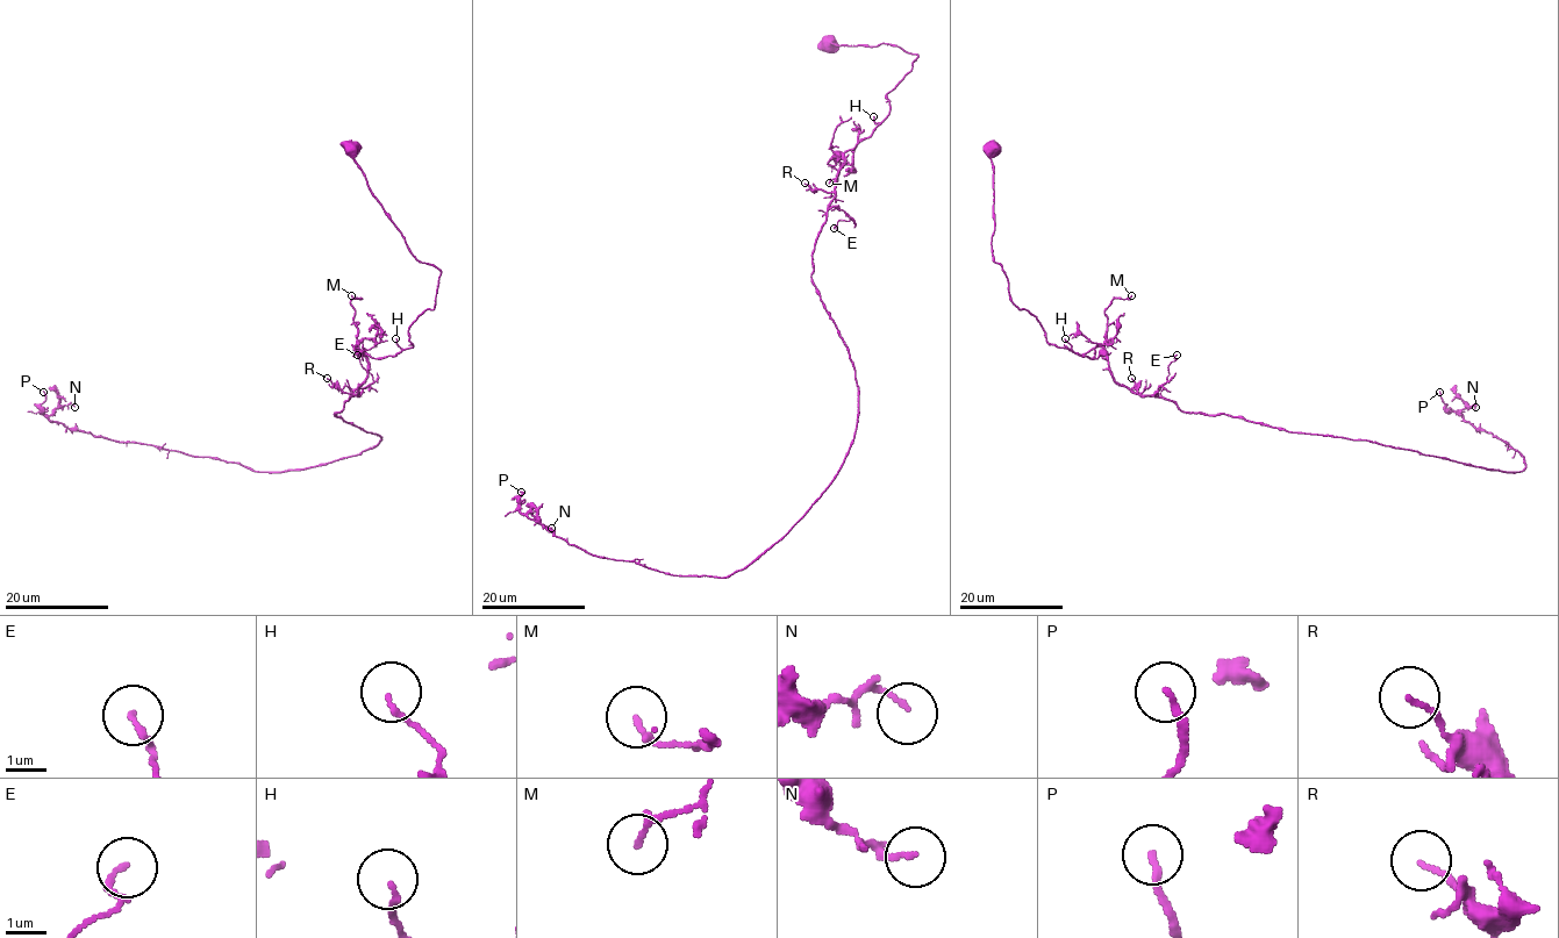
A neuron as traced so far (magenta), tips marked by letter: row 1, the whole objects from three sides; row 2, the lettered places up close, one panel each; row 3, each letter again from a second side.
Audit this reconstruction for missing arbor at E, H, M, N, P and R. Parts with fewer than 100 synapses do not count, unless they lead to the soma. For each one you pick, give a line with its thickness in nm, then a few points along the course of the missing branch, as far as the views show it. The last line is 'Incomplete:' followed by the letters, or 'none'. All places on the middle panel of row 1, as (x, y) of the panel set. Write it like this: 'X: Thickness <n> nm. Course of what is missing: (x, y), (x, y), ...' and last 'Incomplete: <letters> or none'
Incomplete: none

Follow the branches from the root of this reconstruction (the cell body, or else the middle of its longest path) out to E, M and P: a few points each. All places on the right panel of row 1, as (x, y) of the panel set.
E: (992, 149), (991, 251), (1009, 299), (1050, 343), (1102, 355), (1111, 377), (1142, 395), (1167, 381), (1177, 355)
M: (992, 149), (992, 259), (1009, 299), (1036, 319), (1045, 339), (1098, 358), (1105, 308), (1131, 295)
P: (992, 149), (991, 251), (1009, 299), (1050, 343), (1102, 355), (1135, 393), (1288, 431), (1525, 466), (1439, 392)

